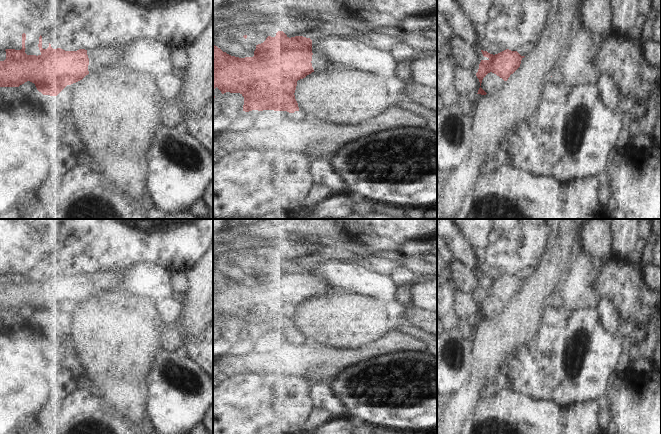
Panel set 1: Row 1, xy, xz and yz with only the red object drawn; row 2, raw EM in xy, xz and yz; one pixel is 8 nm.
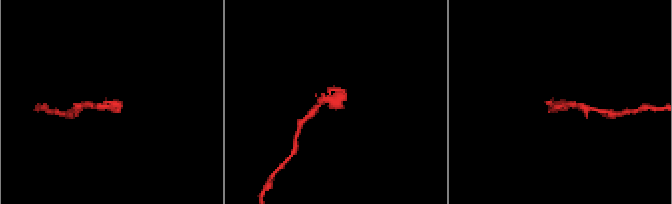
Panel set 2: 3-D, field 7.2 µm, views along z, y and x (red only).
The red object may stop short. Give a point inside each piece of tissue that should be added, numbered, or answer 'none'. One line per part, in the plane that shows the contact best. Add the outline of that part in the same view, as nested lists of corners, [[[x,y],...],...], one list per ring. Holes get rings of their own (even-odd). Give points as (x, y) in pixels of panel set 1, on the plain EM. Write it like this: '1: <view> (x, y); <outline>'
1: xy (99, 282); [[[99,271],[96,273],[87,274],[89,282],[88,295],[96,296],[105,291],[113,291],[115,288],[115,282],[120,271]]]

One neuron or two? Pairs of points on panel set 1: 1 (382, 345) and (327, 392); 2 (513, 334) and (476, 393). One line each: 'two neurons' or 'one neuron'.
1: two neurons
2: one neuron

